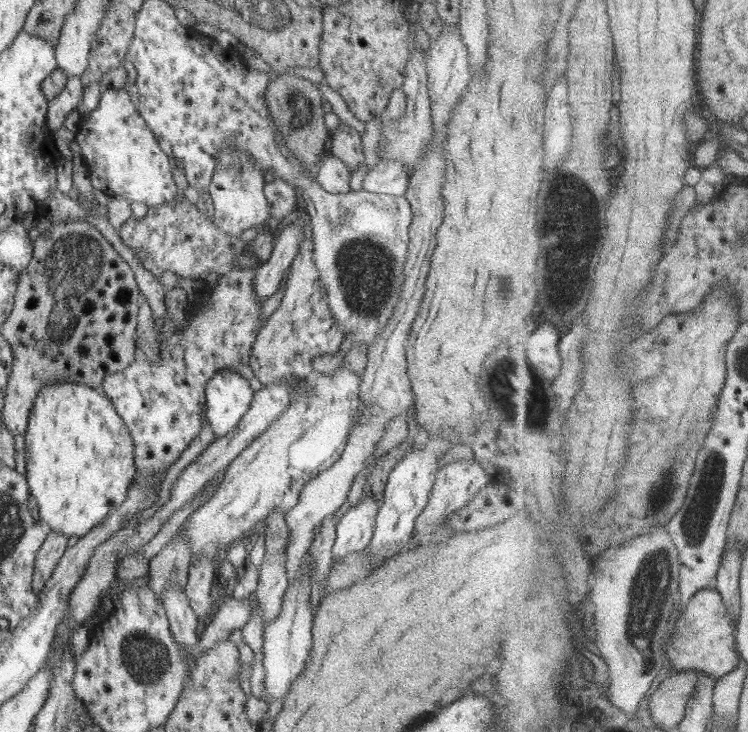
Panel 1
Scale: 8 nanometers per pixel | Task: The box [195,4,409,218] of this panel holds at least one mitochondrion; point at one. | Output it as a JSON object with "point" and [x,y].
{"point":[298,118]}

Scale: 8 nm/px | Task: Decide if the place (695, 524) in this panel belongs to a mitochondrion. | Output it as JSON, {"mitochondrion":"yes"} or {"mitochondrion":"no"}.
{"mitochondrion":"yes"}

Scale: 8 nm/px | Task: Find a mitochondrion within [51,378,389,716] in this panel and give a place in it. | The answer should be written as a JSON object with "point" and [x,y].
{"point":[154,669]}

